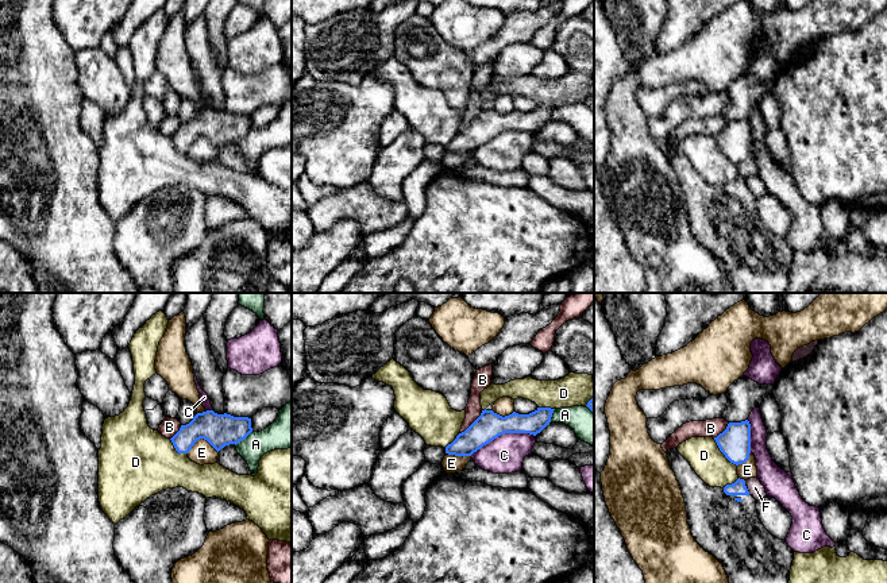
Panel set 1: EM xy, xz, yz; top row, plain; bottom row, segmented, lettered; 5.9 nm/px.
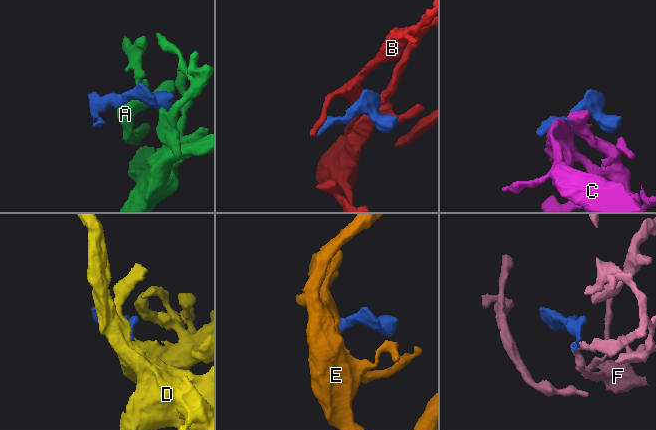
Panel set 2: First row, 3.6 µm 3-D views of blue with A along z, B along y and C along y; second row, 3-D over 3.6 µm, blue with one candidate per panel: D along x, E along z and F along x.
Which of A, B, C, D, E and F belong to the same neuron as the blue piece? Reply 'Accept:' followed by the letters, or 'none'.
Accept: none

